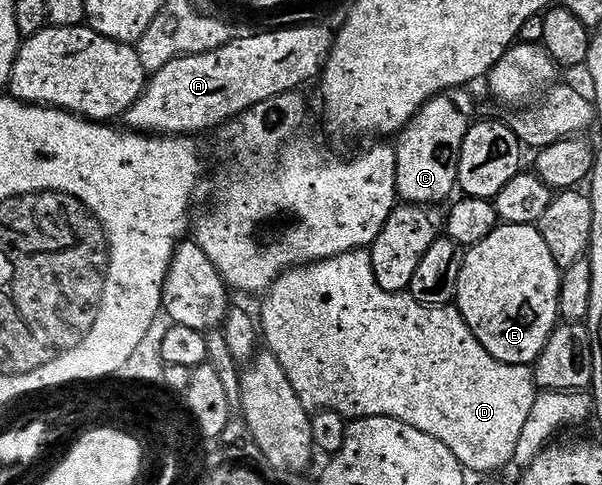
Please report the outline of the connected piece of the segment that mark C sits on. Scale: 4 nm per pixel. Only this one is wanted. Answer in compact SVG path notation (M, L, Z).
M449 87L447 91L439 91L428 99L424 106L416 112L411 123L403 132L400 147L396 152L396 190L399 198L408 205L429 205L428 203L440 203L453 190L458 187L458 167L455 162L448 160L448 154L459 152L462 141L466 141L466 133L472 128L477 118L476 103L468 89Z

